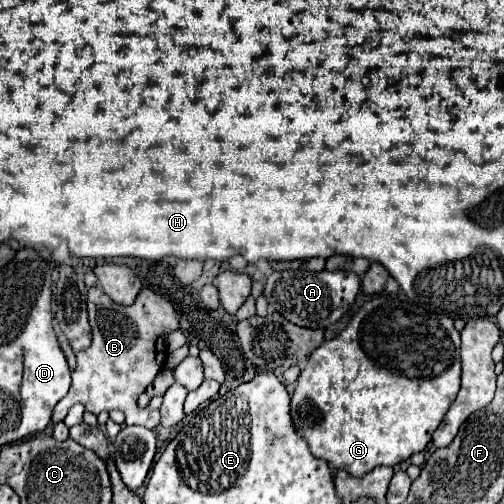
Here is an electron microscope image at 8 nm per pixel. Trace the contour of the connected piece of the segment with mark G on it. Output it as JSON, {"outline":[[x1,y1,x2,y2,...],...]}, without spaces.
{"outline":[[384,296,372,298,368,300,348,322,348,326,332,340,320,344,308,358,306,368,302,370,302,374,298,376,296,382,296,390,292,394,292,420,296,430,306,438,310,450,314,456,320,456,322,460,326,460,332,468,336,470,346,470,352,476,364,476,368,474,372,468,376,466,396,466,402,460,408,460,412,454,422,452,428,442,432,440,434,430,440,426,444,414,448,412,452,400,456,400,456,394,460,390,460,332,454,328,454,320,450,316,442,316,442,314,432,314,426,312,418,306,410,306,410,304,400,304,396,300,388,300]]}

